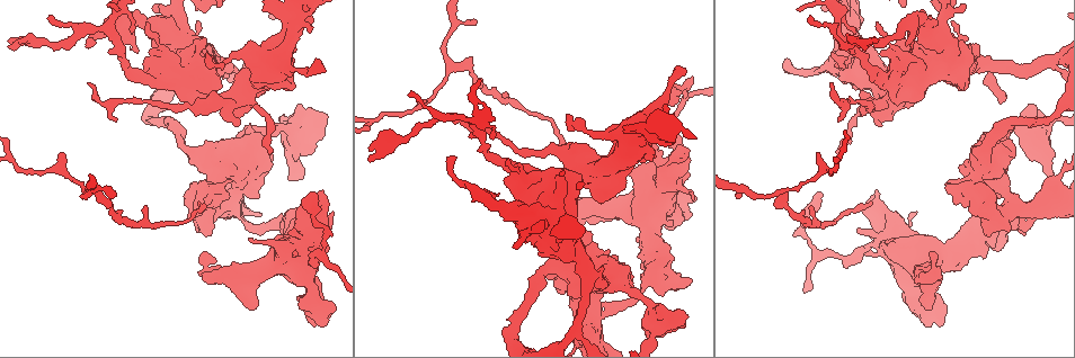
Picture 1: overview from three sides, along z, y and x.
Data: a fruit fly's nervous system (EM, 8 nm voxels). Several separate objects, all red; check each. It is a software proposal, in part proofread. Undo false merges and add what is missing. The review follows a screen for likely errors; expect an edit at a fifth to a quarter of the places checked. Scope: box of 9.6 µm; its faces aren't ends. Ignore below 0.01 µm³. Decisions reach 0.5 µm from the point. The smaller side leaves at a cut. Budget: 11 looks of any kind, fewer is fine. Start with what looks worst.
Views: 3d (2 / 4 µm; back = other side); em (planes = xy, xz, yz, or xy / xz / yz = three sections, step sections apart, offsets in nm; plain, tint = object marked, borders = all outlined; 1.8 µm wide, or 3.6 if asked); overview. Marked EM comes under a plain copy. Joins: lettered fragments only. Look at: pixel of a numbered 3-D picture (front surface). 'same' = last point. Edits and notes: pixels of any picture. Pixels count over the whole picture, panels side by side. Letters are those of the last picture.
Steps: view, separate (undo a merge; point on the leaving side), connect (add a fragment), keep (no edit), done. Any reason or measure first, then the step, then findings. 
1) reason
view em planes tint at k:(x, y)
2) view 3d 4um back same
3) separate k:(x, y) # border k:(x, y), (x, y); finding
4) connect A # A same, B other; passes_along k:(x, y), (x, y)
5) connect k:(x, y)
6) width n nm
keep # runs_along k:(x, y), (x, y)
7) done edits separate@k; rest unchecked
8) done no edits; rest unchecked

small branch off a trunk
view 3d 4um at 1:(1025, 210)

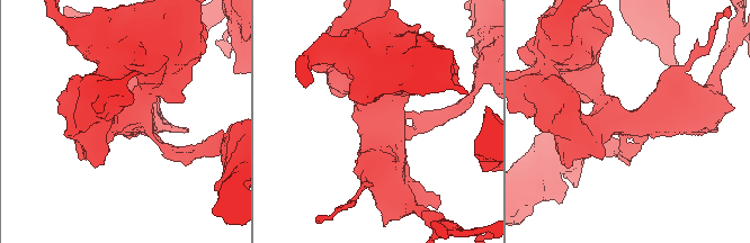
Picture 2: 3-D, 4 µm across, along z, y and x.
view em 3.6um planes tint at 2:(135, 123)

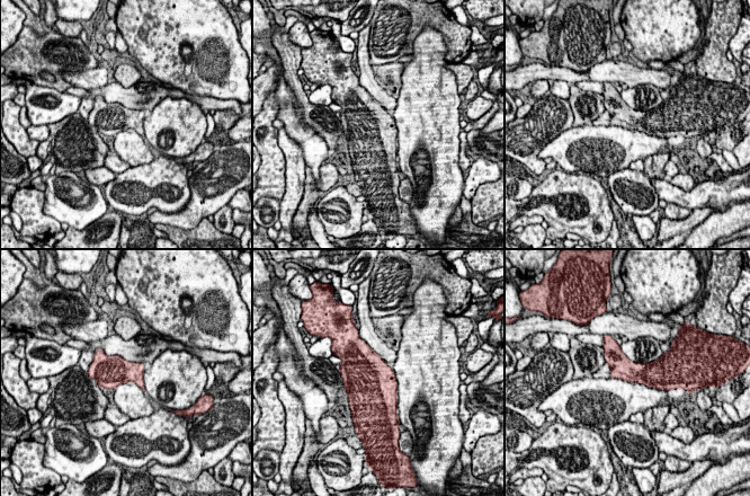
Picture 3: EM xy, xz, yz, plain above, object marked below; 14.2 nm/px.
what lies round it
view em 3.6um planes borders same

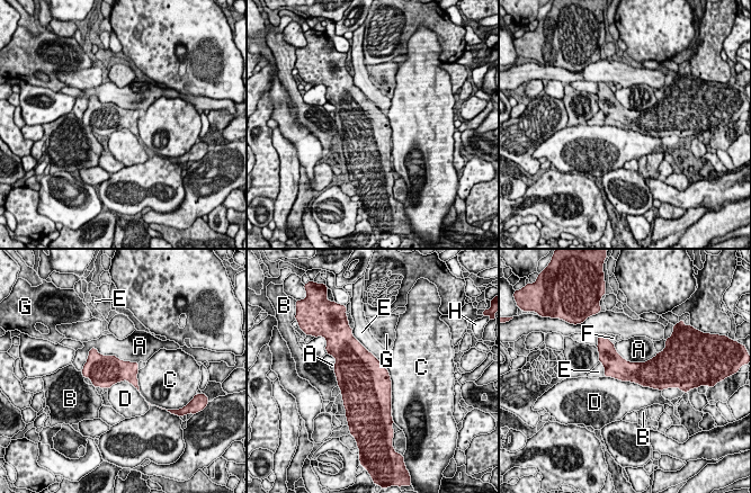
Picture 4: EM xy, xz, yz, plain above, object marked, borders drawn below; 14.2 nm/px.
width 320 nm
keep # A other, B other, C other, D other, E other, F other, G other, H other; border 4:(605, 376), (634, 382), (661, 391); one neuron here

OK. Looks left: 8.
sharp bend
view em 3.6um planes tint at 1:(530, 224)

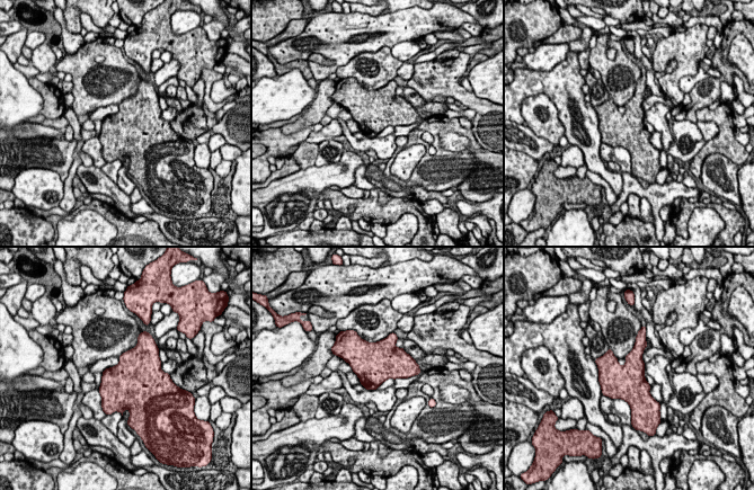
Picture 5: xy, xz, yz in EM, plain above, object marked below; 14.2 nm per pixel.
view em 3.6um planes borders same

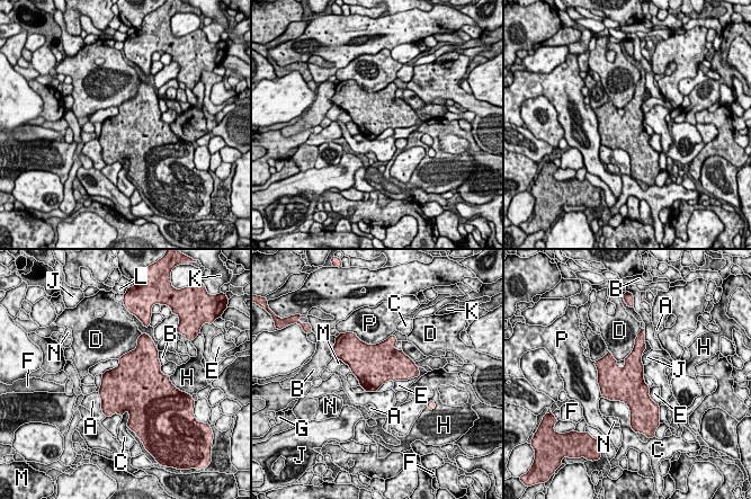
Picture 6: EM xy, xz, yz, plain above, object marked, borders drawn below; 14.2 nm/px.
keep # A other, B other, C other, D other, E other, F other, G other, H other, J other, K other, L other, M other, N other, P other; border 6:(365, 390), (376, 391); one neuron here

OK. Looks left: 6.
view 3d 4um at 1:(829, 83)

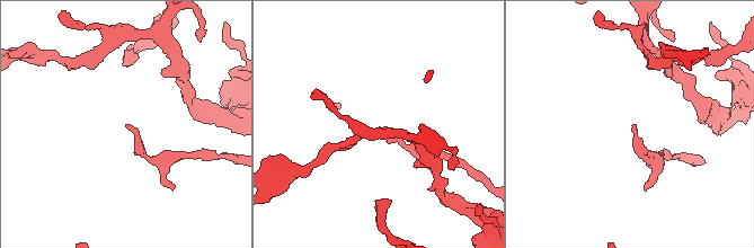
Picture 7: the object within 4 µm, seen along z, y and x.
shape alone is not enough
view em xz step 4 tint at 7:(126, 126)

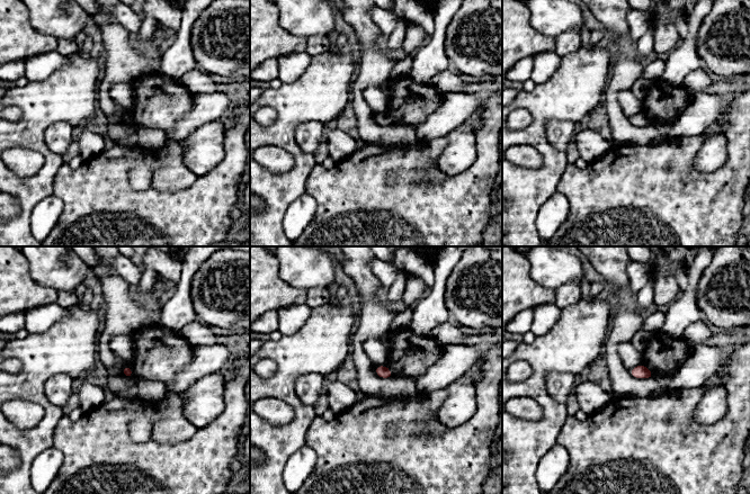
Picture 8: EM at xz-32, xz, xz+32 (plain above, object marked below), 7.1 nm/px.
view em planes borders same

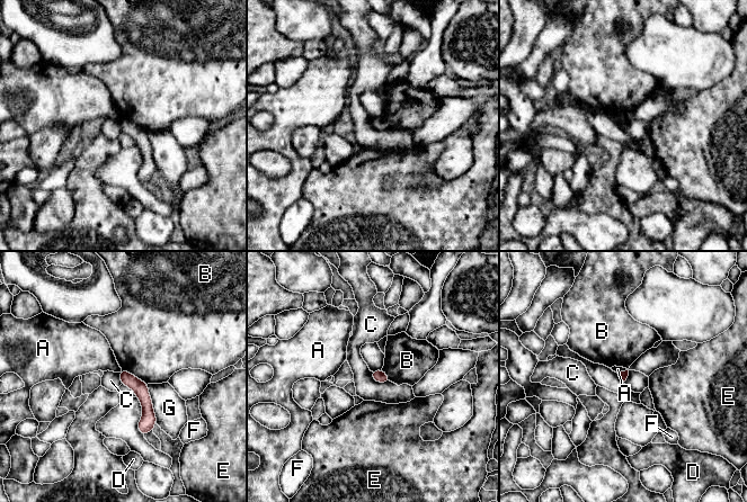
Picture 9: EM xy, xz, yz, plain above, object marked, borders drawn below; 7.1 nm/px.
longest_contact G 280 nm
keep # A other, B other, C other, D other, E other, F other, G other; border 9:(371, 371), (375, 381), (389, 382); none of them fits

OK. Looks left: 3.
thin end
view em 3.6um planes borders at 1:(316, 61)

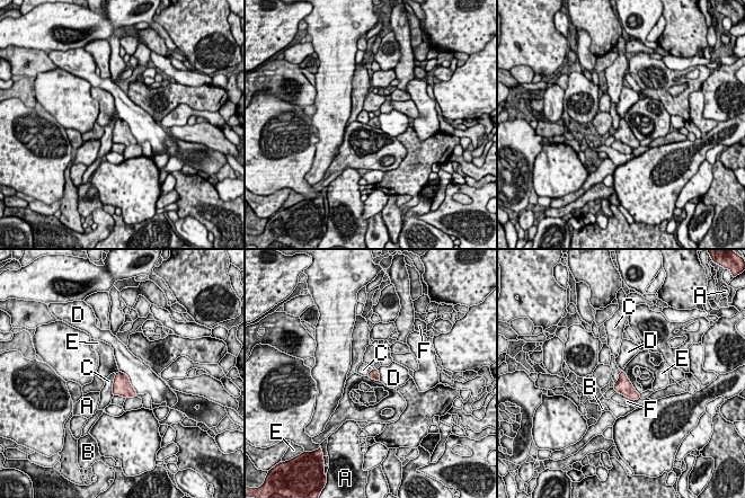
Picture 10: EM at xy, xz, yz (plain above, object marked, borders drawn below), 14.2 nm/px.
width 130 nm
keep # A other, B other, C other, D other, E other, F other; border 10:(622, 371), (639, 393); no lettered fragment goes on from it

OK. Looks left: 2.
done no edits; rest unchecked

